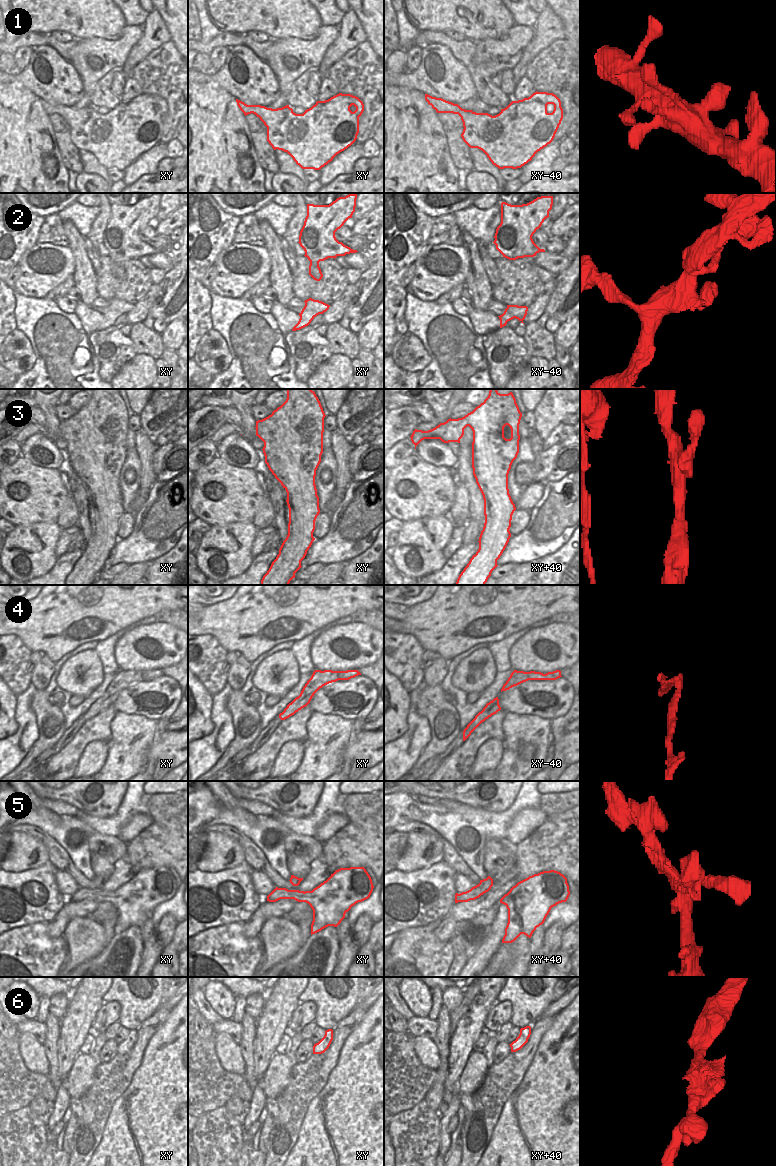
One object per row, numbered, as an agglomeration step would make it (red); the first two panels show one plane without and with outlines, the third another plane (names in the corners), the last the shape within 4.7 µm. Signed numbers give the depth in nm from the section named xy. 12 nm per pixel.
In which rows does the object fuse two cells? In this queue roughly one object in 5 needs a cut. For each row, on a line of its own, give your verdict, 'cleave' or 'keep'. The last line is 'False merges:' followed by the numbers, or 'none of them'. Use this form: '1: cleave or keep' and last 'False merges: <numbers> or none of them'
1: keep
2: keep
3: keep
4: keep
5: keep
6: keep
False merges: none of them

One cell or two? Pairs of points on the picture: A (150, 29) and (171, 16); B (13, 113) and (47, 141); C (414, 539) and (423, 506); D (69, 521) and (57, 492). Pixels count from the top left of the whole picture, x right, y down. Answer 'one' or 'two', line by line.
A: two
B: one
C: two
D: two

